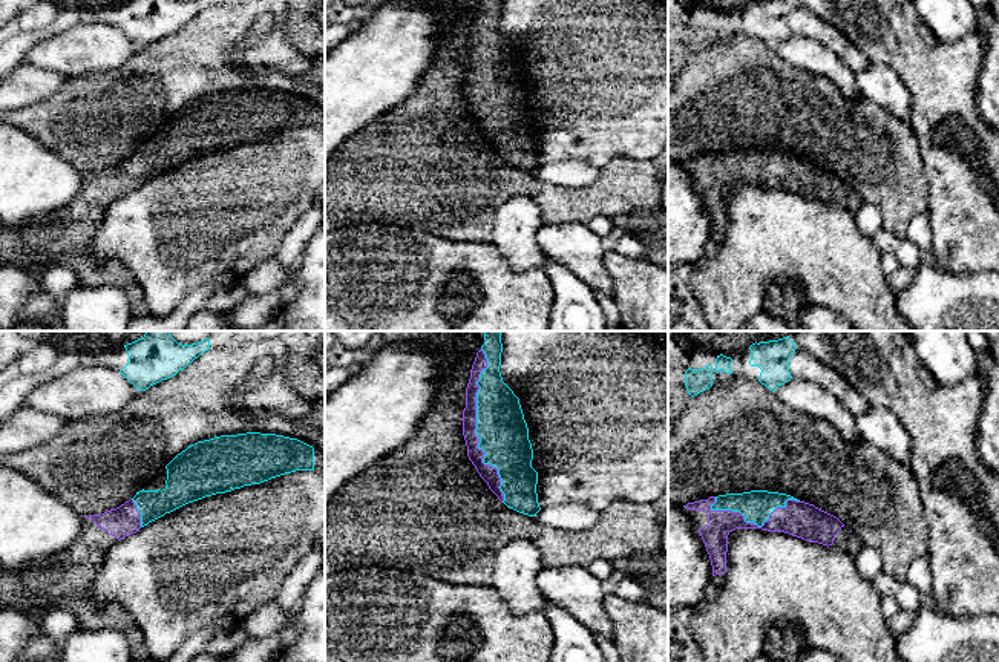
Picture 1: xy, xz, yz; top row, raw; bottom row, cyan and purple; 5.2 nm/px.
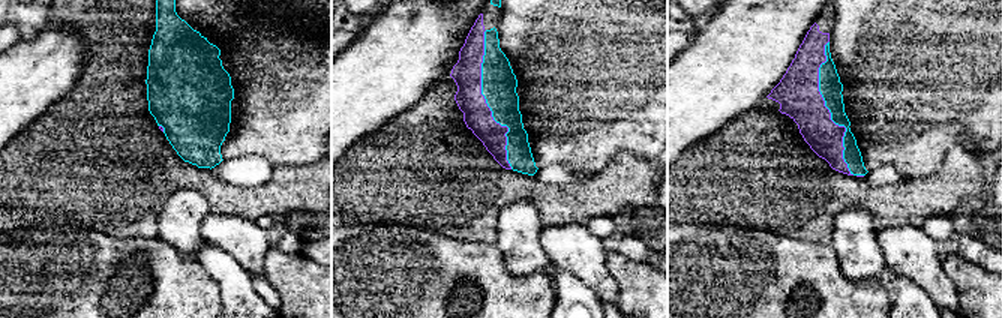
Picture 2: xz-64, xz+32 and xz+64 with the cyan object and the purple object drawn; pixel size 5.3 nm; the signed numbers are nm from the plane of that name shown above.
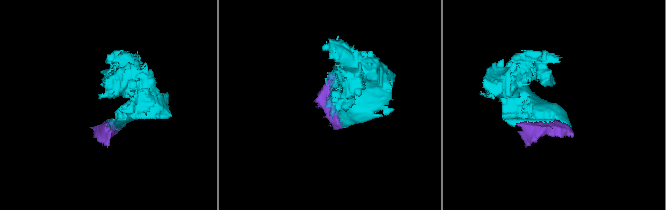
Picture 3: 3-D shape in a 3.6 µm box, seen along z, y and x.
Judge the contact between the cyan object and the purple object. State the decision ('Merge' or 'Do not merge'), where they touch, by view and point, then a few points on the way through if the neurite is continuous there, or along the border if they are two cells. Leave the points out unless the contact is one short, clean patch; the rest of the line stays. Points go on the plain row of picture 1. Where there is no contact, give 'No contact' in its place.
Merge. Touches cyan at xz (477, 85)

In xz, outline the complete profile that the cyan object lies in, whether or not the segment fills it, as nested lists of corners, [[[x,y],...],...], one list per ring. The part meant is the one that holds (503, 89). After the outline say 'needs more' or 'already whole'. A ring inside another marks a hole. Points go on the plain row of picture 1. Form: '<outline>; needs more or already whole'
[[[484,0],[477,9],[466,44],[463,92],[469,116],[498,156],[519,170],[535,173],[541,164],[536,150],[538,129],[532,124],[533,106],[519,55],[503,38],[501,9],[503,0]]]; needs more

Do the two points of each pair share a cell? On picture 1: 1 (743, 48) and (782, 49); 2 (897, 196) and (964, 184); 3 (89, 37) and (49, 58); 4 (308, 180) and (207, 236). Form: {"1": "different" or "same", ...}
{"1": "different", "2": "different", "3": "same", "4": "same"}

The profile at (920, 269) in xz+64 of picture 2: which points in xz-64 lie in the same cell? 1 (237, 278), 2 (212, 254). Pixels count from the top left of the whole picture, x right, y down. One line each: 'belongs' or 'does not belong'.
1: does not belong
2: does not belong

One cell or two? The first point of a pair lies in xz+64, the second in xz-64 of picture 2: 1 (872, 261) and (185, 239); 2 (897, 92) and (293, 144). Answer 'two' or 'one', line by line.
1: one
2: one

